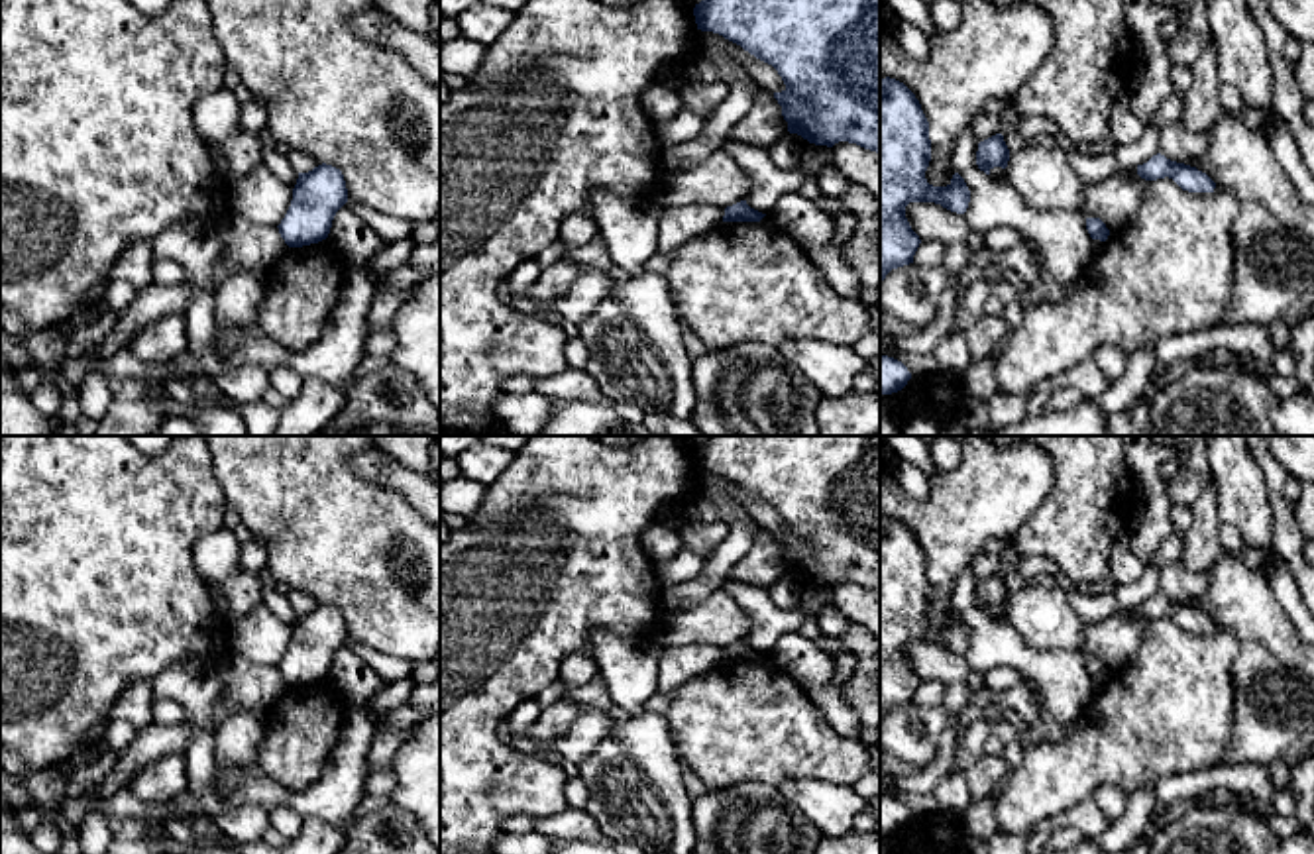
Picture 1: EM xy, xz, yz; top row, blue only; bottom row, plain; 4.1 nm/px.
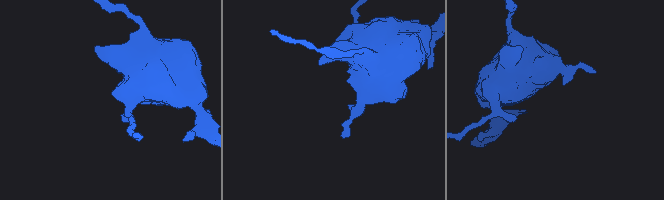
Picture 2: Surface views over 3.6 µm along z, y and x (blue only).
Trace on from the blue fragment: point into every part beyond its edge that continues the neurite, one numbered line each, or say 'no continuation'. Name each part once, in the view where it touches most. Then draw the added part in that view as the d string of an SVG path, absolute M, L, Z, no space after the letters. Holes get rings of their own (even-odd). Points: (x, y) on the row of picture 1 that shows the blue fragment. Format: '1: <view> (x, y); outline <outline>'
no continuation

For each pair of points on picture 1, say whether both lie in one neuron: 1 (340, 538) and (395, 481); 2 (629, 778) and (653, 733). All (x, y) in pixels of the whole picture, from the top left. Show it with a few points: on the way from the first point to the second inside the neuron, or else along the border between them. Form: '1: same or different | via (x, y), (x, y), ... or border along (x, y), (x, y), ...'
1: different | border along (350, 462), (368, 481), (401, 493), (419, 511)
2: same | via (637, 766), (641, 745)

